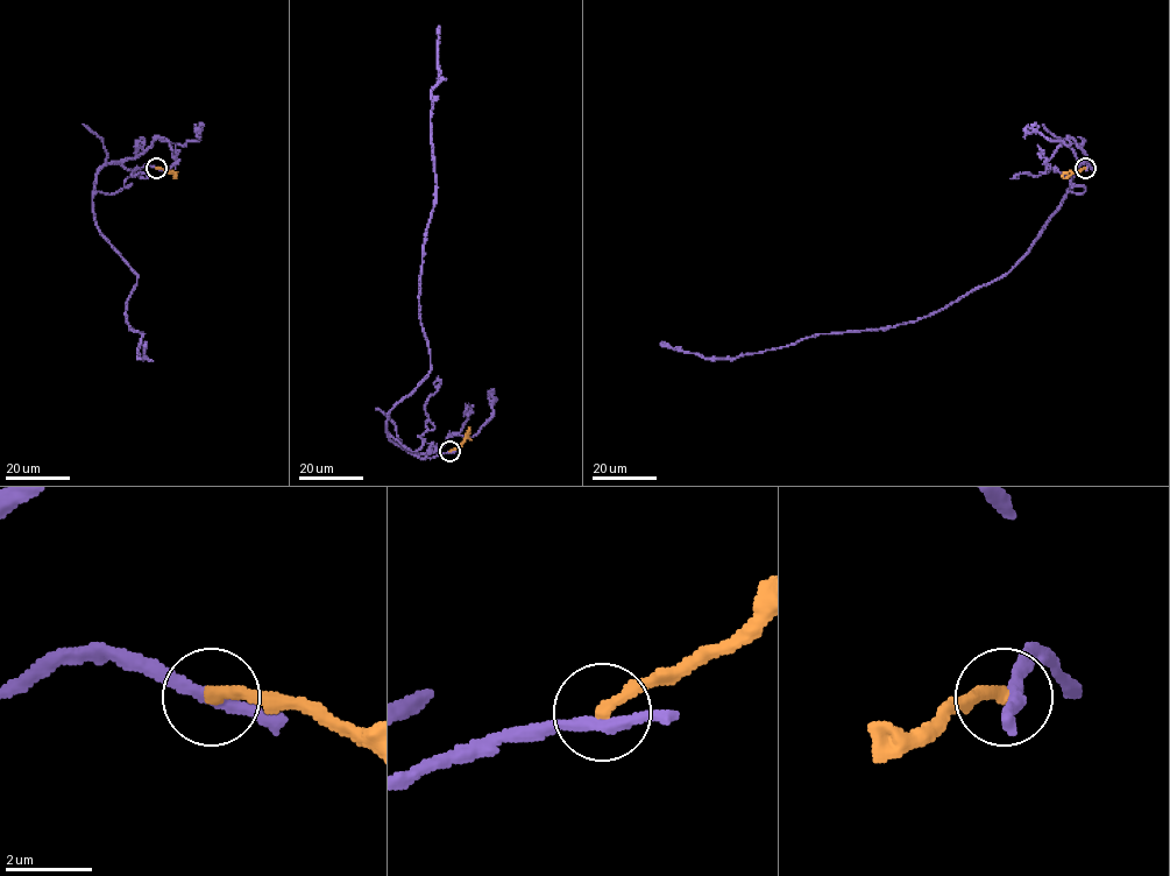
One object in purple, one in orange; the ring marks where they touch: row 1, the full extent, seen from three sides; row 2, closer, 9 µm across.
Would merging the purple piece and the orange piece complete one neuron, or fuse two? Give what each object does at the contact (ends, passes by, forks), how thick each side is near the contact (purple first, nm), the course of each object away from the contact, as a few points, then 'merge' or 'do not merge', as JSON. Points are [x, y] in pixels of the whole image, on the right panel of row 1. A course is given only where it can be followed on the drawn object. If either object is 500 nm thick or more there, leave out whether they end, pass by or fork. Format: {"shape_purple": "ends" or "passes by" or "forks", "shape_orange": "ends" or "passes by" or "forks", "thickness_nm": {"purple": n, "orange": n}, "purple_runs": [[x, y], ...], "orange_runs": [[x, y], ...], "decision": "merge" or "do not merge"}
{"shape_purple": "passes by", "shape_orange": "ends", "thickness_nm": {"purple": 280, "orange": 280}, "purple_runs": [[1085, 168], [1080, 163], [1059, 209], [1005, 274], [916, 320], [815, 334], [730, 358], [659, 344]], "orange_runs": [[1085, 168], [1065, 171], [1061, 177]], "decision": "do not merge"}

